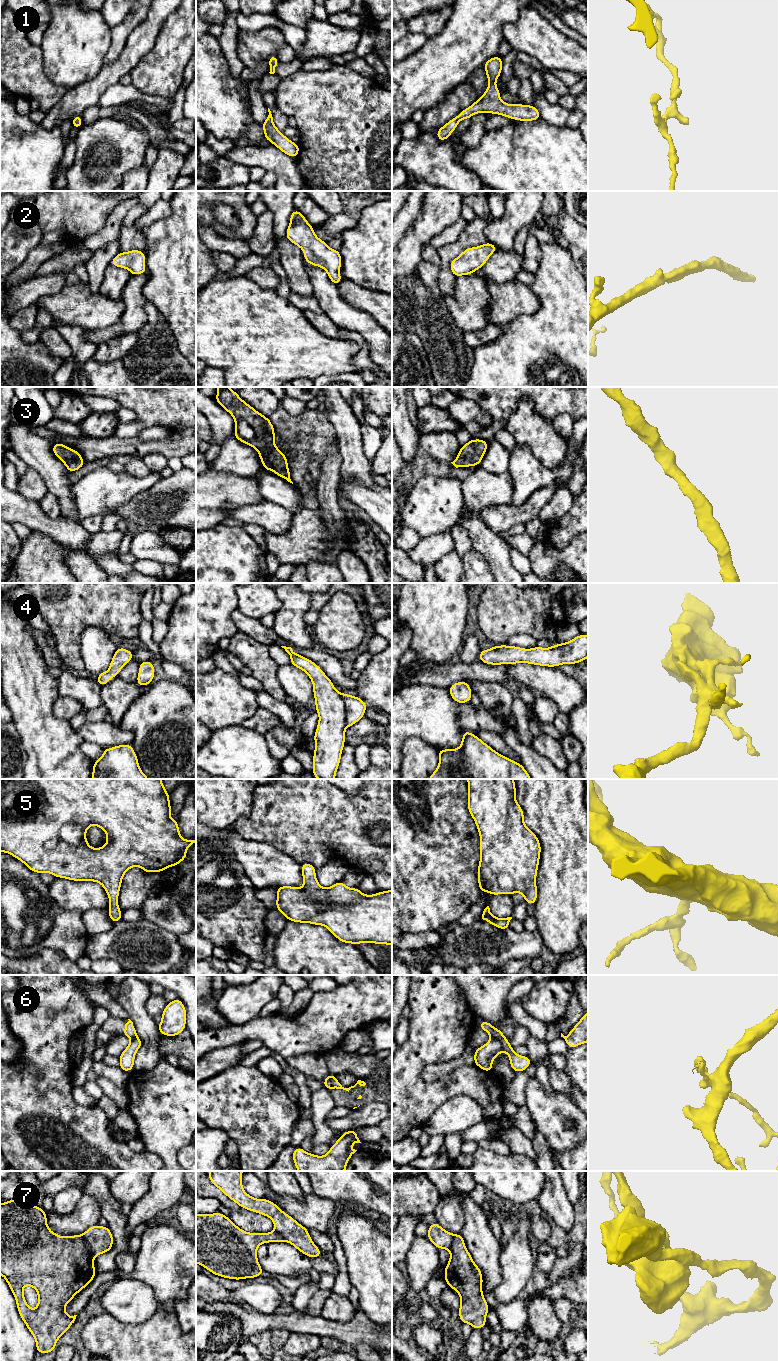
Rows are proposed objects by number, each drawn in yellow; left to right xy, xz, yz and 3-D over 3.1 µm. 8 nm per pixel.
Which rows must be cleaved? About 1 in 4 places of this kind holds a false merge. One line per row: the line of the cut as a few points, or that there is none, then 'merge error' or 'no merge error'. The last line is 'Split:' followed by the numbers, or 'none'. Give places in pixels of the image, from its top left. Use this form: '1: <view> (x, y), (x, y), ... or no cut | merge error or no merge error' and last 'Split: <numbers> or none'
1: no cut | no merge error
2: no cut | no merge error
3: no cut | no merge error
4: no cut | no merge error
5: no cut | no merge error
6: yz (491, 1037), (495, 1037), (500, 1041), (503, 1050) | merge error
7: xy (81, 1235), (89, 1253), (93, 1257) | merge error
Split: 6, 7

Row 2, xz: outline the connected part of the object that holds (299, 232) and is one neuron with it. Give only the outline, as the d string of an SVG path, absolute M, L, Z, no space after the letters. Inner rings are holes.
M297 209L290 215L285 237L304 251L304 260L308 264L323 268L336 286L341 283L342 276L339 270L342 258L339 250L329 248L327 242L319 239L314 233L314 227Z

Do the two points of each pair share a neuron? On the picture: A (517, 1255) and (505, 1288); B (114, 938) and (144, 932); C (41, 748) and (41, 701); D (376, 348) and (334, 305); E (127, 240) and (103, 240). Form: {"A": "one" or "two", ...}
{"A": "one", "B": "one", "C": "one", "D": "one", "E": "two"}

